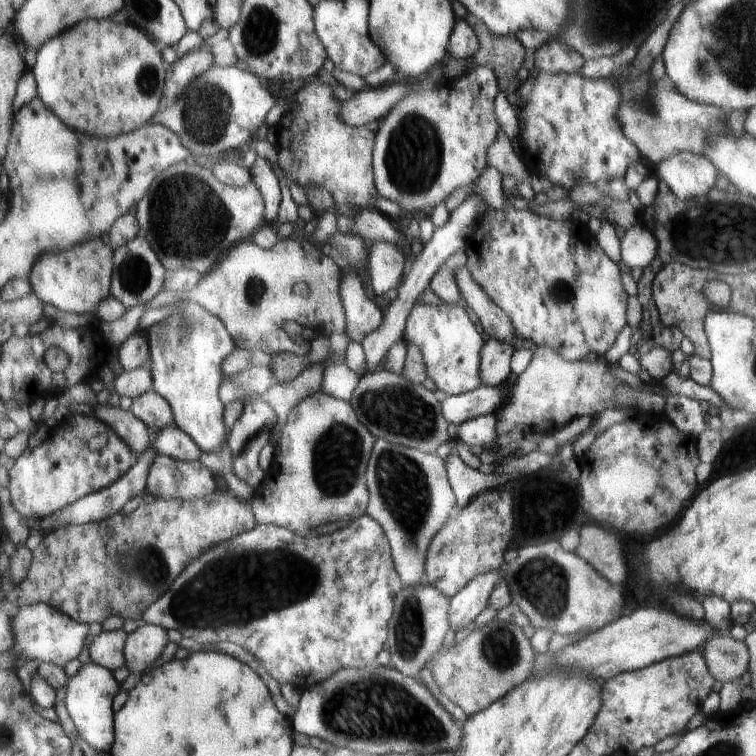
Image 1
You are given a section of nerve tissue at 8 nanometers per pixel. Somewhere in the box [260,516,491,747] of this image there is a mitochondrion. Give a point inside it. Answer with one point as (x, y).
(410, 625)

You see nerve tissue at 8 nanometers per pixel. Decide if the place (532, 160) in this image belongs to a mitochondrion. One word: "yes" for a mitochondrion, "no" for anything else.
no

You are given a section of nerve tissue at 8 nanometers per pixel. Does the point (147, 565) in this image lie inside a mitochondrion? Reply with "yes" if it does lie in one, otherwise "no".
yes

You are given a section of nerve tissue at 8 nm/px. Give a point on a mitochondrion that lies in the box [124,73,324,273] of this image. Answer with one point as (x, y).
(186, 218)

